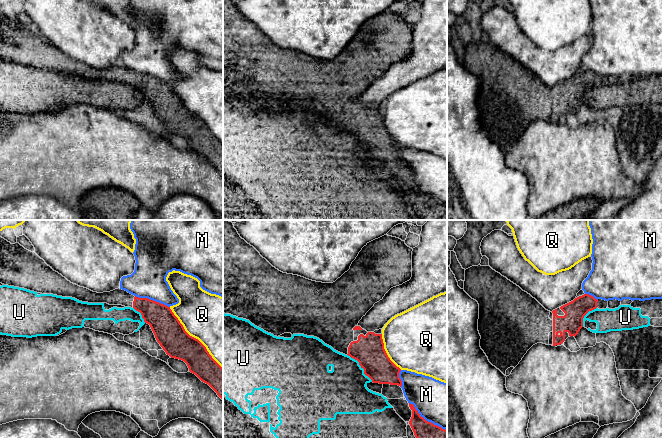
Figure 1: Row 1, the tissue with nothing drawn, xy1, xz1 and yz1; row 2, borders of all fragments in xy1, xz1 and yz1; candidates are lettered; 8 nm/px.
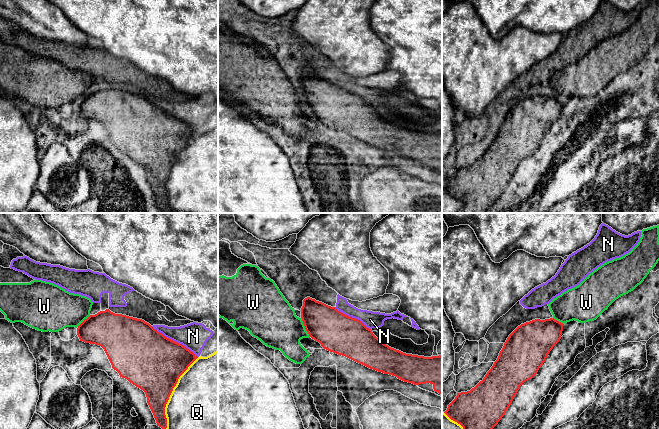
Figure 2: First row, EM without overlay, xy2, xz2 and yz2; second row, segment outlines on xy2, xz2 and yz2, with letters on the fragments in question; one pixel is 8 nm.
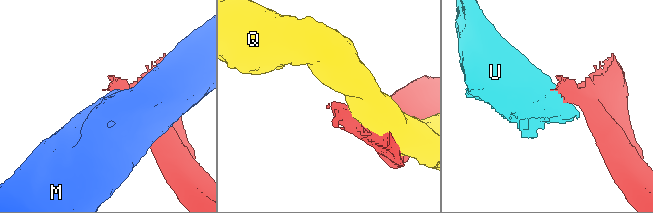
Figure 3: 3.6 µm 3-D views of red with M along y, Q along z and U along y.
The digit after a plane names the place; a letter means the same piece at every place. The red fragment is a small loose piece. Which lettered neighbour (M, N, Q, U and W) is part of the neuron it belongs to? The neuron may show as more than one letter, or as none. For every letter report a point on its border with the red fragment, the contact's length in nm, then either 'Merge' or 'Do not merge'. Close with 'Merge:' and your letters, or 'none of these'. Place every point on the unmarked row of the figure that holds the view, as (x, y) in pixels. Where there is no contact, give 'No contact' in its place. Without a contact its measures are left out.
M: Touches red at xz1 (425, 196). Shared border 380 nm. Do not merge
N: Touches red at xy2 (174, 117). Shared border 460 nm. Do not merge
Q: Touches red at xy2 (170, 170). Shared border 650 nm. Do not merge
U: Touches red at xz1 (360, 141). Shared border 300 nm. Do not merge
W: Touches red at xz2 (305, 103). Shared border 180 nm. Do not merge
Merge: none of these

